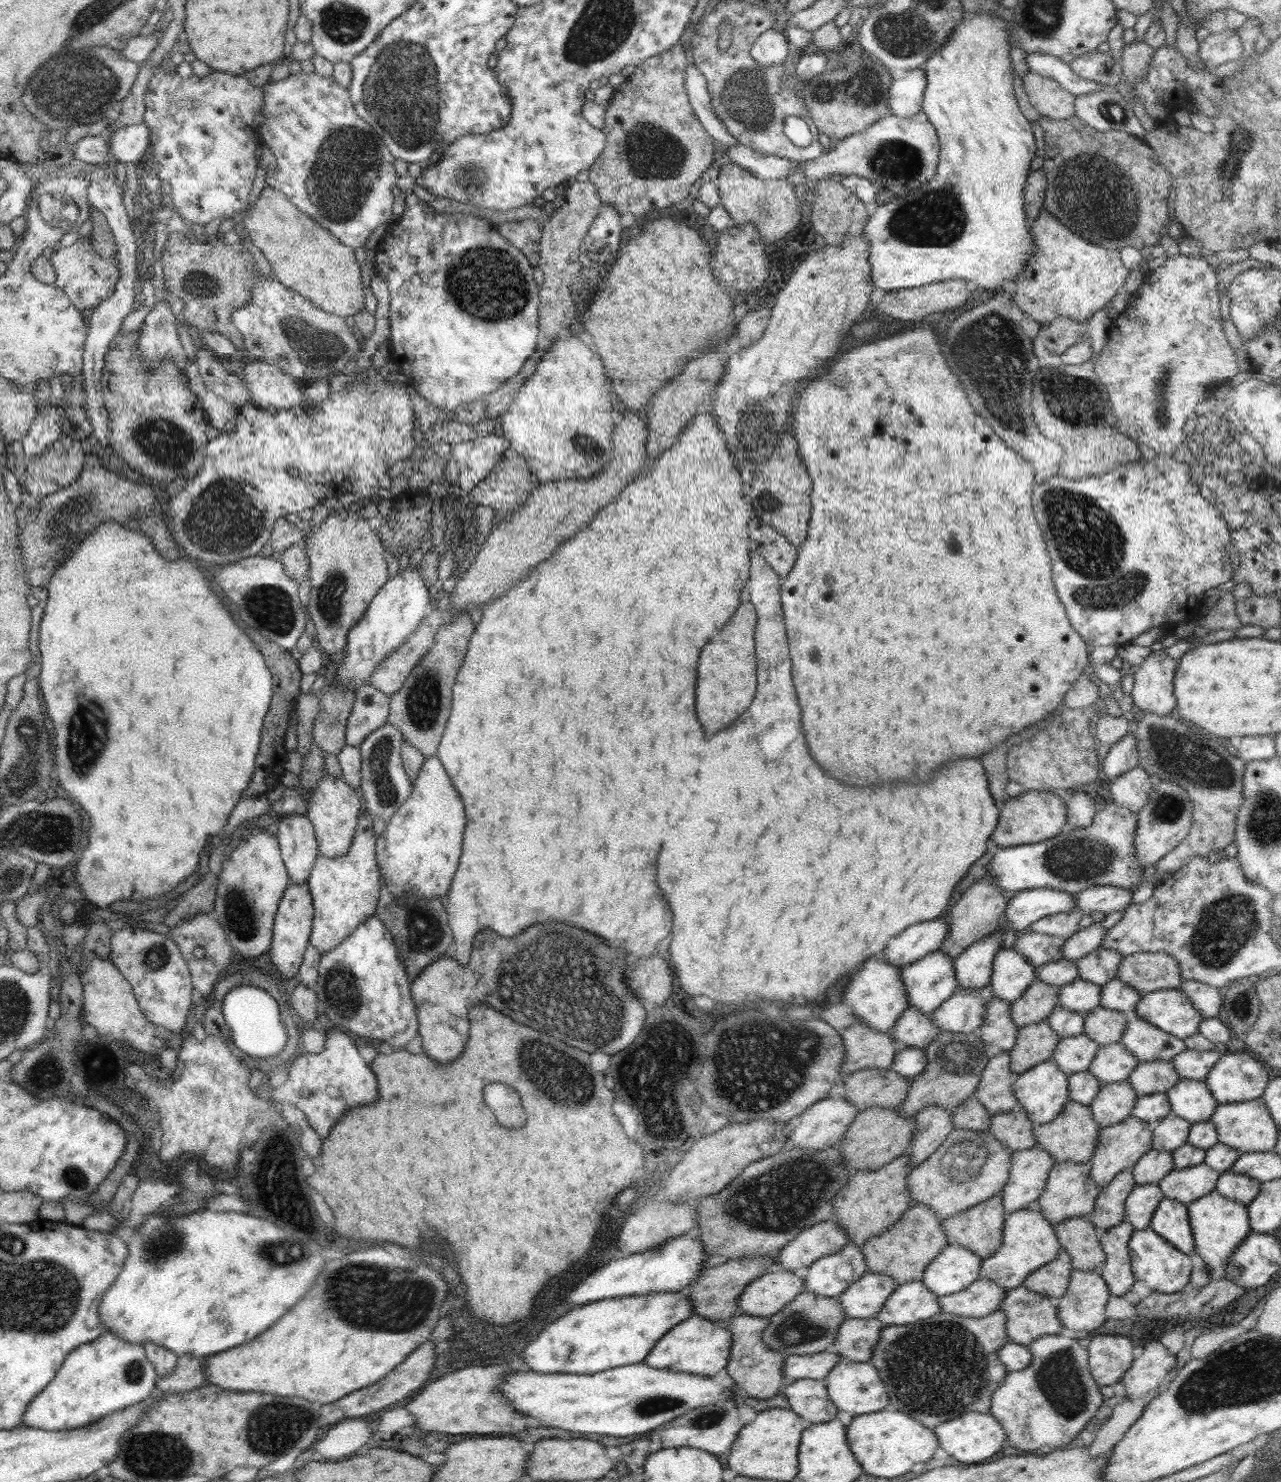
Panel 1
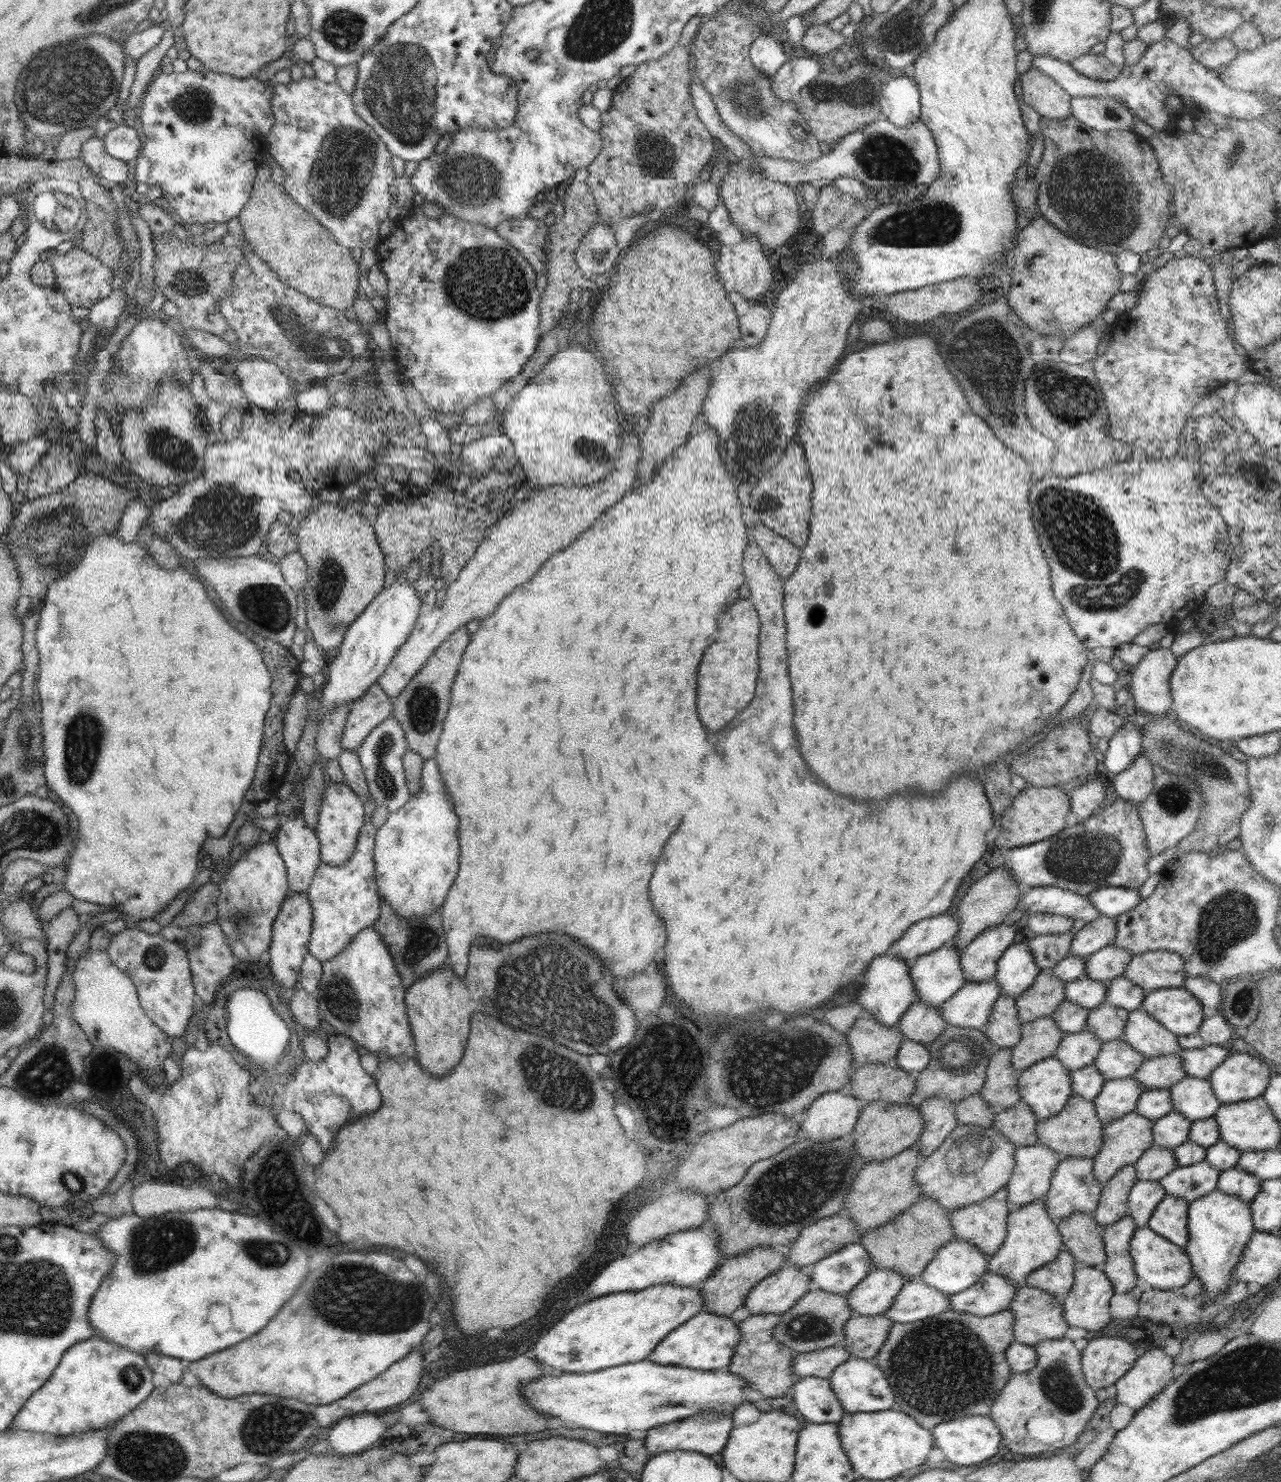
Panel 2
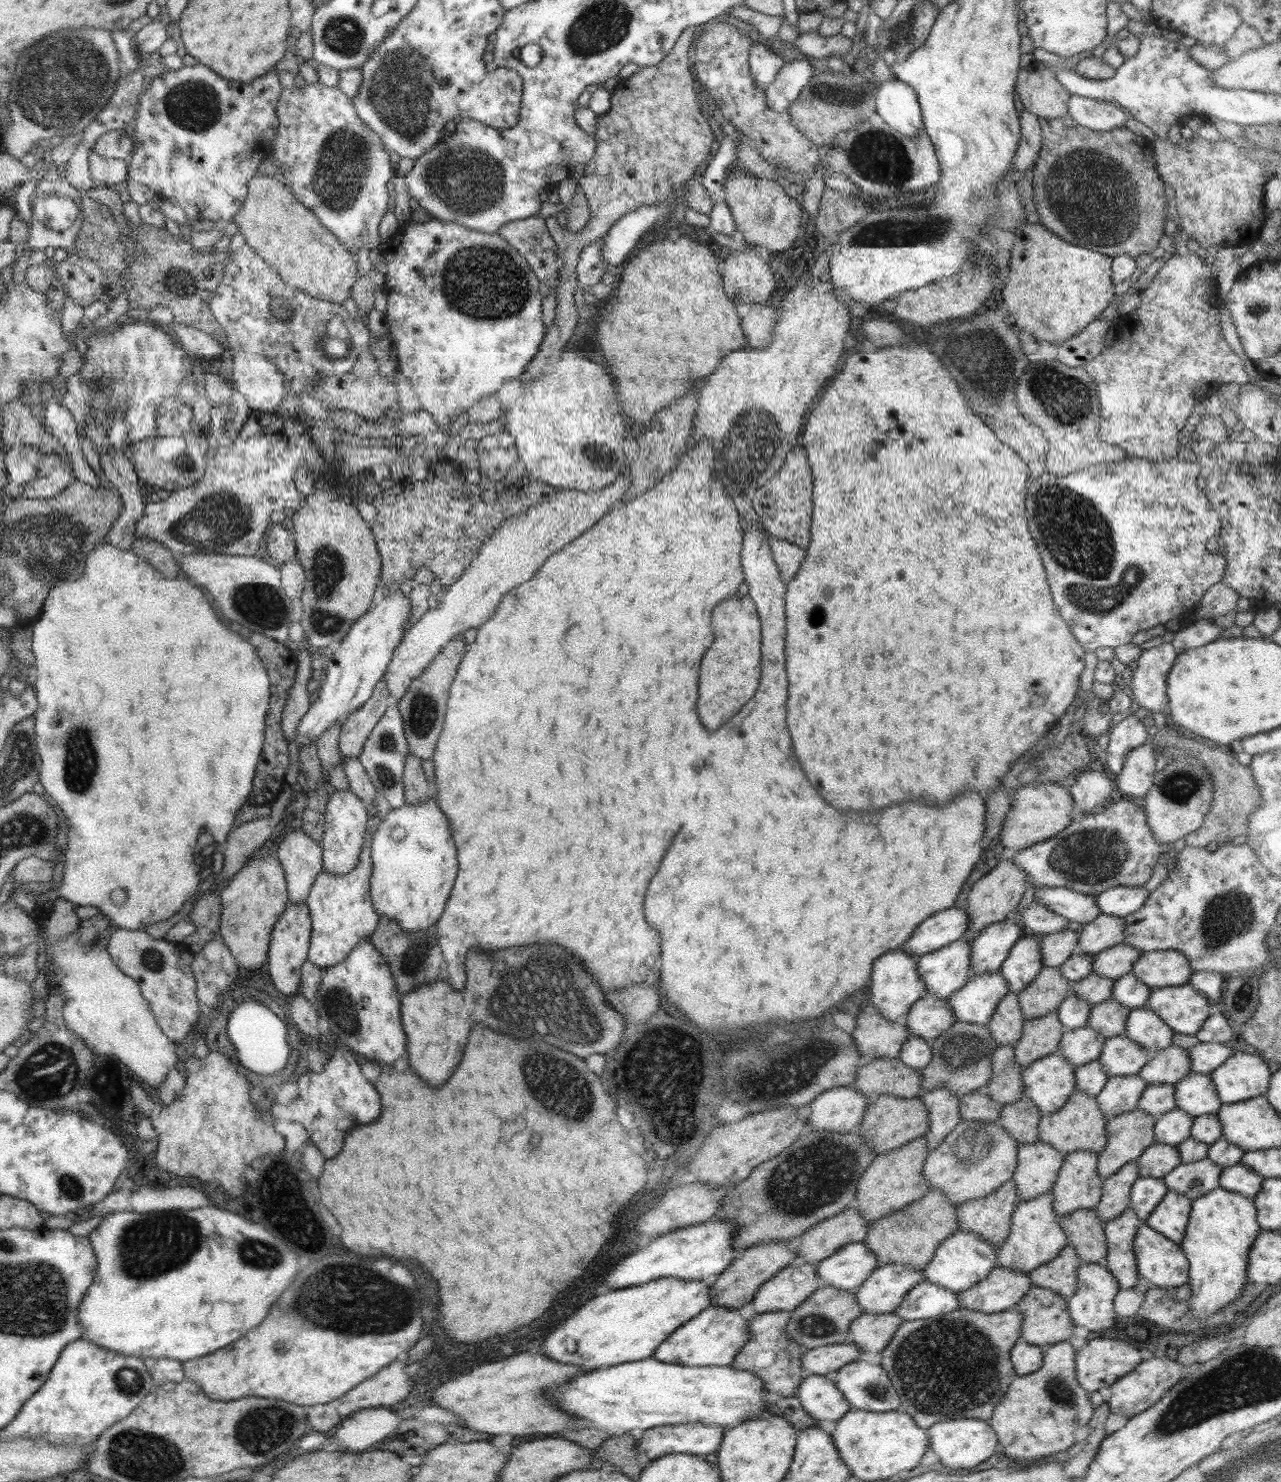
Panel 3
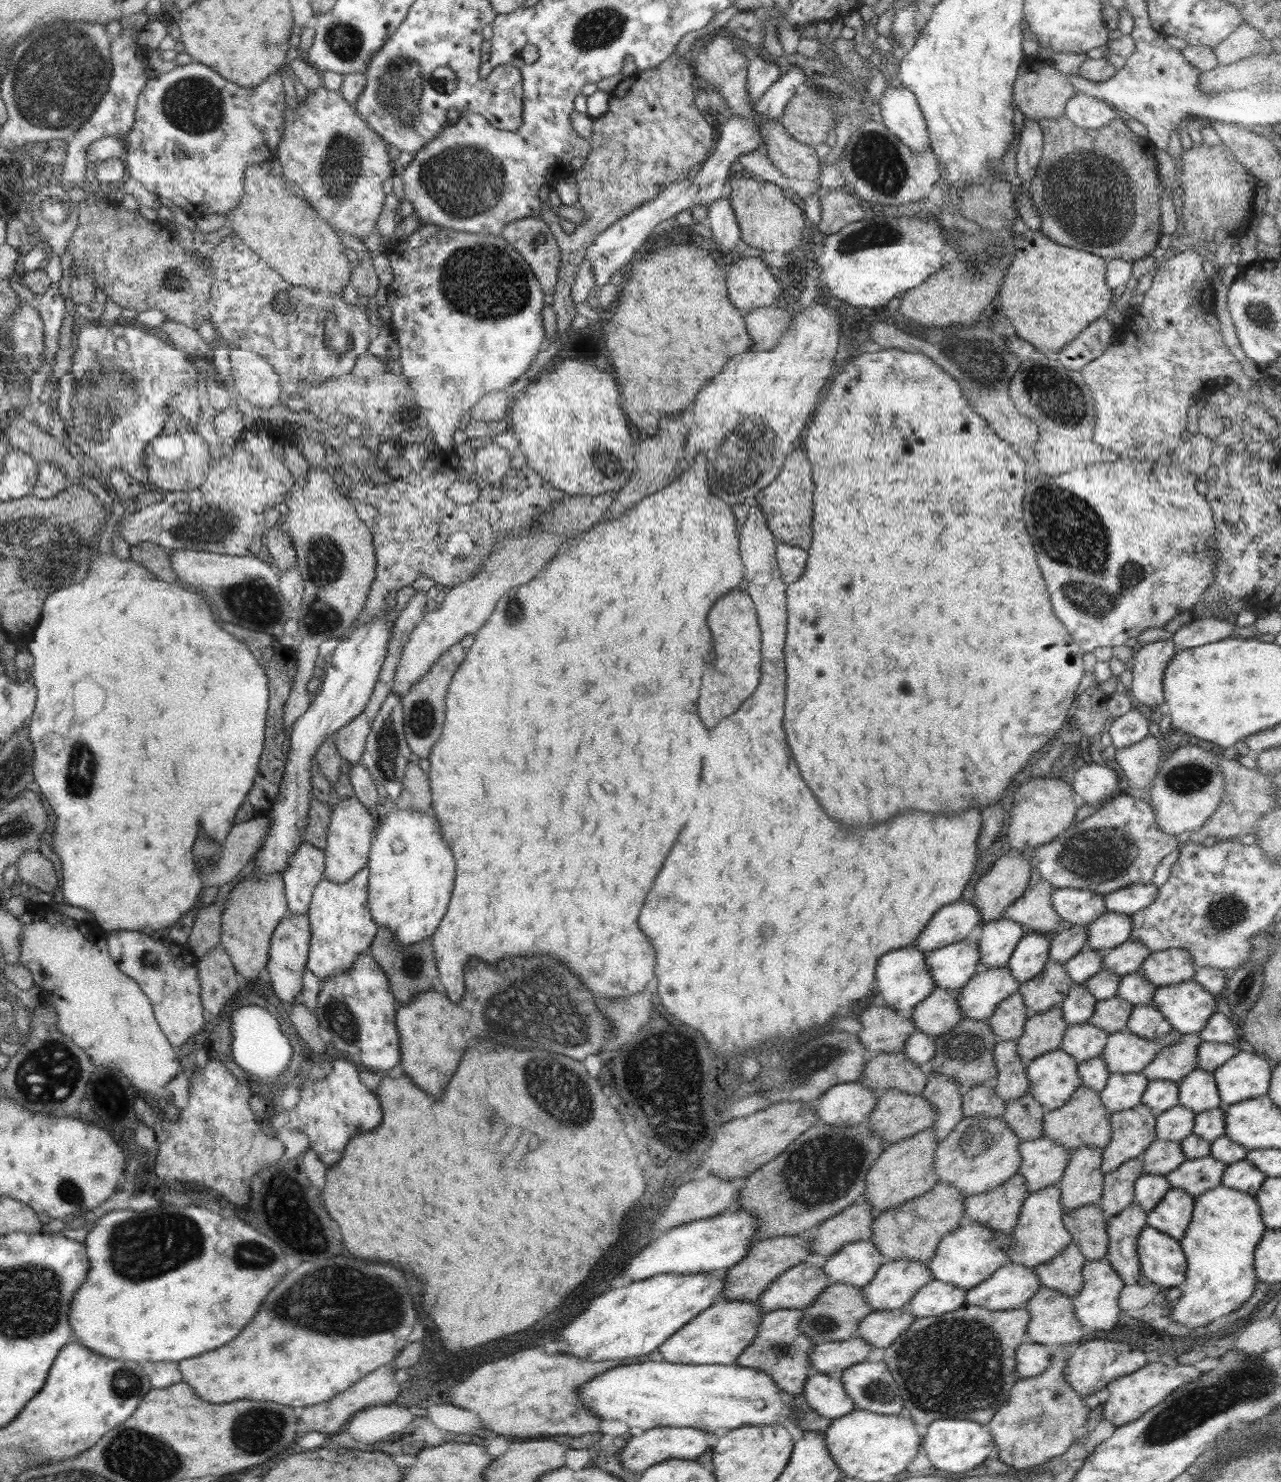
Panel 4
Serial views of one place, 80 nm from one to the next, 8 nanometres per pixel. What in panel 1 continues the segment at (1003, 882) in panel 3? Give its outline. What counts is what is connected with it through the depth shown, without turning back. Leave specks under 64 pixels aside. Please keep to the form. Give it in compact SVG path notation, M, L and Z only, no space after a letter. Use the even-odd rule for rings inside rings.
M985 876L982 880L973 883L962 894L957 904L952 907L951 920L950 916L948 916L946 923L948 935L946 935L946 939L944 939L944 943L942 943L939 951L954 960L968 946L972 946L978 940L982 941L986 936L990 936L990 934L996 931L998 920L1005 916L1008 903L1009 899L1007 899L1005 892L1000 887L997 887L997 884L990 876Z

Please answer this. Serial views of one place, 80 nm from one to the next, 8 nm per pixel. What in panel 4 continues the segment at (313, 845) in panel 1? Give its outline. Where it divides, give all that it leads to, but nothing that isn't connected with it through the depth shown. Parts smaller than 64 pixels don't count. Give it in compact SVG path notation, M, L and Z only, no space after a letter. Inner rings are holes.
M303 840L282 874L287 907L291 914L307 912L314 889L323 879L324 871L324 851Z

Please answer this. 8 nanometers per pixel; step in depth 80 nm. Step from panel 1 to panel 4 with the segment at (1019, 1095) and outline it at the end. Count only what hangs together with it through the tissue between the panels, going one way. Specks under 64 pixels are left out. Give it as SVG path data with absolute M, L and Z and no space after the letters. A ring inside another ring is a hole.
M1061 1048L1027 1062L1026 1075L1028 1094L1048 1111L1066 1104L1083 1081L1078 1074L1078 1063Z

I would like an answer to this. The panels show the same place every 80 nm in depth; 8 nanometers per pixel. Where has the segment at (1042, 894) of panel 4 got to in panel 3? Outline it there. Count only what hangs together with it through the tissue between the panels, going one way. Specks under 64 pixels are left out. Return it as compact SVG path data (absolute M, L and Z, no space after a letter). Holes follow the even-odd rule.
M1032 901L1020 910L1024 932L1037 937L1050 935L1068 929L1069 920L1052 912L1040 901Z

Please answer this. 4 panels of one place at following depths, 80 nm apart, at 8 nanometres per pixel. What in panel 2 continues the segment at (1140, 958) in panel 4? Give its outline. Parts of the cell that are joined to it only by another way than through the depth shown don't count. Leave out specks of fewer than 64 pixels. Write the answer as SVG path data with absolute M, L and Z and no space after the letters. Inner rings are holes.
M1106 946L1094 955L1086 958L1084 973L1092 980L1097 980L1108 985L1116 977L1122 977L1128 963L1132 961L1132 954L1118 946Z

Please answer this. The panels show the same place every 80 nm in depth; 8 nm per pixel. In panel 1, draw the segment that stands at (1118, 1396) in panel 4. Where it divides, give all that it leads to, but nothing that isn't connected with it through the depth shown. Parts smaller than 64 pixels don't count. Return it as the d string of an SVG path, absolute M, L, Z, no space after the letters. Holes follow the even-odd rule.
M1159 1340L1147 1342L1142 1355L1133 1360L1132 1366L1123 1374L1120 1380L1126 1387L1127 1398L1136 1400L1150 1391L1156 1390L1162 1384L1164 1378L1168 1376L1168 1372L1179 1364L1180 1357L1168 1352L1168 1349Z

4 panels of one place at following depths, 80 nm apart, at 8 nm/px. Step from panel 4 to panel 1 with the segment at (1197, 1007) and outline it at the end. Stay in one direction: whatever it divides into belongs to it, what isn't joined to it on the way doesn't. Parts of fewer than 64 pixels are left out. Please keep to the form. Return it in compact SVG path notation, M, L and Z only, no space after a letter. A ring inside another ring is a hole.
M1179 989L1146 993L1138 1001L1134 1013L1161 1031L1182 1040L1198 1033L1202 1019L1198 1009Z

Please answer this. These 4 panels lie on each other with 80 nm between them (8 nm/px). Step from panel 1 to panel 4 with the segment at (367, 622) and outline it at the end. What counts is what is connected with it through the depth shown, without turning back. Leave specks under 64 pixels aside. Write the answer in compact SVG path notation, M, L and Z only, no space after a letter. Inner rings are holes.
M389 607L389 610L387 610L387 612L383 612L382 616L377 616L368 624L361 624L360 626L357 626L356 628L350 630L350 633L340 640L338 646L332 653L332 659L330 660L330 663L327 663L323 667L324 673L322 674L321 678L320 692L314 697L314 700L311 701L311 703L308 705L306 712L302 714L302 716L299 716L296 719L296 722L293 724L294 726L292 726L292 734L290 734L289 749L287 752L287 759L285 760L283 775L281 776L279 791L277 792L273 805L267 811L267 817L270 819L270 828L268 829L268 832L264 837L262 846L259 848L259 851L255 854L253 858L255 859L255 870L259 870L259 872L265 872L265 874L271 874L271 872L282 872L283 874L283 871L288 866L291 856L295 853L295 850L298 850L298 847L302 844L302 841L305 840L305 838L303 837L303 832L305 831L305 828L307 827L309 821L308 814L310 812L311 799L313 798L313 794L311 791L311 758L315 756L315 754L319 751L320 745L323 742L326 742L327 738L330 738L331 736L335 735L338 731L340 731L340 729L344 729L344 727L346 727L346 725L349 722L352 722L352 720L354 720L356 716L358 716L364 710L364 707L368 704L371 694L373 693L376 681L378 680L379 672L381 671L382 665L384 664L384 659L386 658L387 653L387 646L388 643L391 641L391 636L393 633L393 625L388 625L386 623L388 622L388 613L390 611L391 608Z

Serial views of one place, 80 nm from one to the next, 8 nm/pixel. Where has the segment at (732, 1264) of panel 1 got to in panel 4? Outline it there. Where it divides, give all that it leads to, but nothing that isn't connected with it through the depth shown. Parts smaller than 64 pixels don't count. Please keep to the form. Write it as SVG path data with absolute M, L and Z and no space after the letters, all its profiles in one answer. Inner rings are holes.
M777 1236L762 1240L754 1240L753 1245L748 1249L747 1255L738 1263L729 1268L725 1275L725 1285L721 1296L734 1300L757 1301L761 1294L789 1268L805 1261L811 1252L808 1242L810 1236Z

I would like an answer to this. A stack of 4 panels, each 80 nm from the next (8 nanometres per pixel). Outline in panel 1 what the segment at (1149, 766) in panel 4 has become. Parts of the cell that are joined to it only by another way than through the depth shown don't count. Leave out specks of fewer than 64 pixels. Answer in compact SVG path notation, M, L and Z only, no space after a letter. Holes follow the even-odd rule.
M1135 766L1127 773L1107 782L1111 799L1121 807L1129 808L1135 815L1148 802L1155 781L1144 768Z

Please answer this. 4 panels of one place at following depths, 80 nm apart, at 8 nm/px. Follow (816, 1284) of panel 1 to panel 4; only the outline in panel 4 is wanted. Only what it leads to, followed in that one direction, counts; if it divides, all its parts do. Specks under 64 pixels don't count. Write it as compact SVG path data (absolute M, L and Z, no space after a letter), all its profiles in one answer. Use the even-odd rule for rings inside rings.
M868 1241L846 1243L823 1266L830 1281L863 1289L887 1258Z

